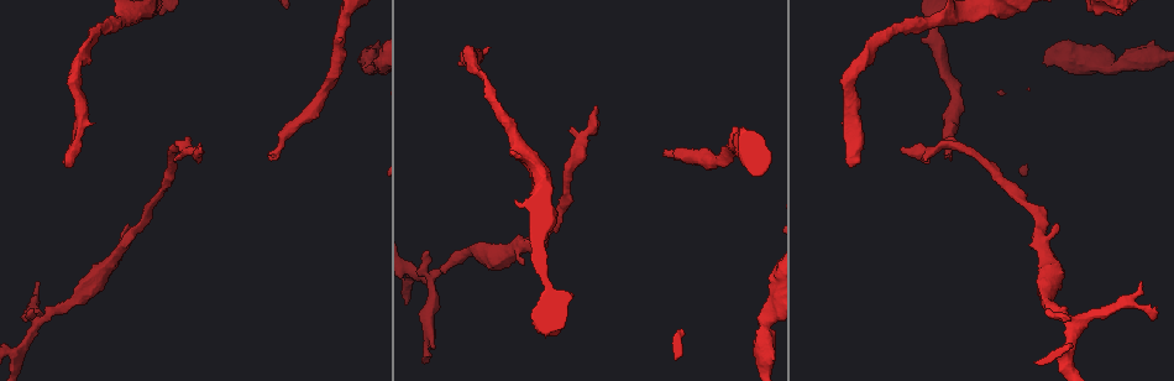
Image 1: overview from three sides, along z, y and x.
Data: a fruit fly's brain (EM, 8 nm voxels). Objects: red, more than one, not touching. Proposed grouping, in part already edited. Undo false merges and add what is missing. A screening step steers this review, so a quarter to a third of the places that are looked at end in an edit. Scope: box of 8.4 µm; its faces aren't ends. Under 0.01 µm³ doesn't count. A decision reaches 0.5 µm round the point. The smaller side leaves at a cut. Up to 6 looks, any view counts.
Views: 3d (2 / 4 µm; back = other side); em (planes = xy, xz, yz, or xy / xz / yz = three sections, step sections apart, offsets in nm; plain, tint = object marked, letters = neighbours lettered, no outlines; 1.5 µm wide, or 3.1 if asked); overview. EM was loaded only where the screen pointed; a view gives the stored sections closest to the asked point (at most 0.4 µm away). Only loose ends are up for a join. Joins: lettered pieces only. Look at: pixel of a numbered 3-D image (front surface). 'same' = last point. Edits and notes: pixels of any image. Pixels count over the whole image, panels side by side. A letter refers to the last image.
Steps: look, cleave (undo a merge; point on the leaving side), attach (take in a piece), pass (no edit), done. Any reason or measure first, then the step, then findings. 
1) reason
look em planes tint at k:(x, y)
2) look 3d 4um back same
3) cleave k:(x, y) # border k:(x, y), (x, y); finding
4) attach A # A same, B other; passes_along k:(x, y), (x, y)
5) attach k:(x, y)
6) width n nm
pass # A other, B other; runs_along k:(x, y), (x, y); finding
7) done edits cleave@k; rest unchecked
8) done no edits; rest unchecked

free end
look 3d 2um at 1:(524, 263)

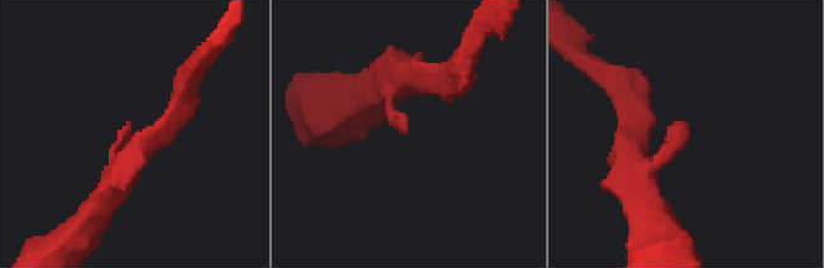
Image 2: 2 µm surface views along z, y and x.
need the tissue
look em xy step 4 plain at 2:(402, 125)

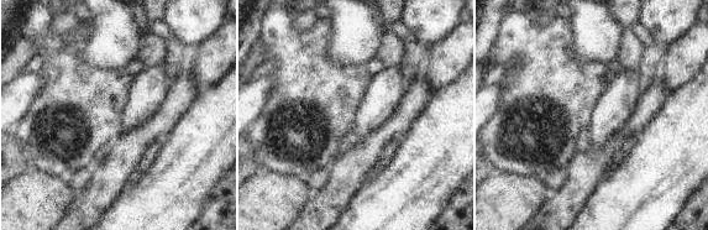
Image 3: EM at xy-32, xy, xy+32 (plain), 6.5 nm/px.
what lies round it
look em xy step 4 letters same

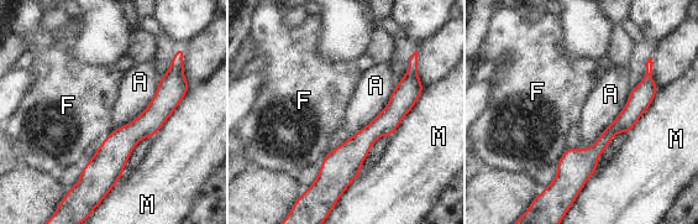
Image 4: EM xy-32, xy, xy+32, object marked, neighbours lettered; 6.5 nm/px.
pass # A other, F other, M other; border 4:(630, 90), (615, 119), (581, 150); no lettered piece goes on from it

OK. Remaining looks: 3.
an open end
look 3d 2um back at 1:(269, 158)

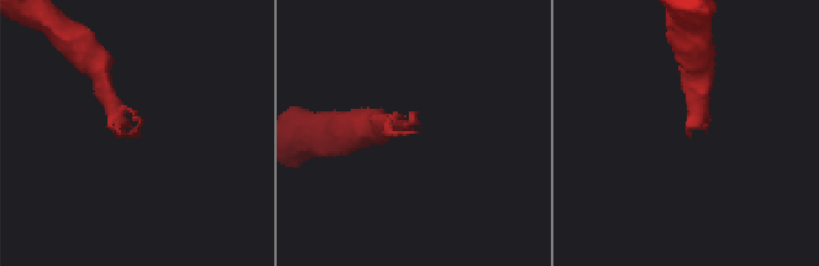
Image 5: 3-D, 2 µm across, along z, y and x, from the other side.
look em xy step 4 letters at 5:(691, 133)

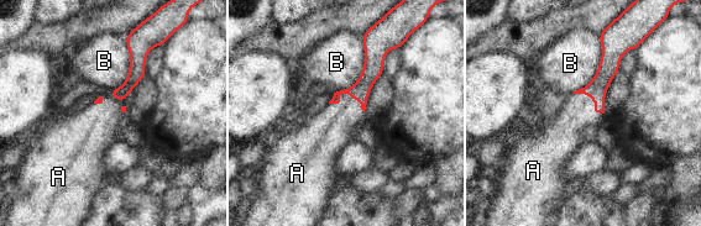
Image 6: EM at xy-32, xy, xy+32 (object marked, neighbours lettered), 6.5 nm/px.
look em planes letters same

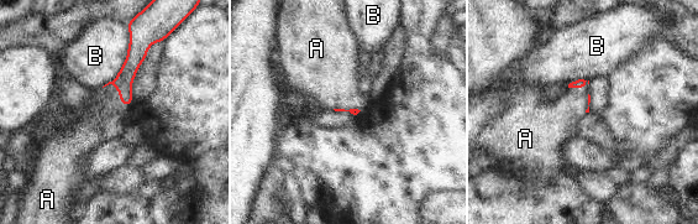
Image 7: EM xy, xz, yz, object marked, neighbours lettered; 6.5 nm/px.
longest_contact B 440 nm
attach A # A same, B other; the neuron continues

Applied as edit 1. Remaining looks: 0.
done edits attach@7; rest unchecked

